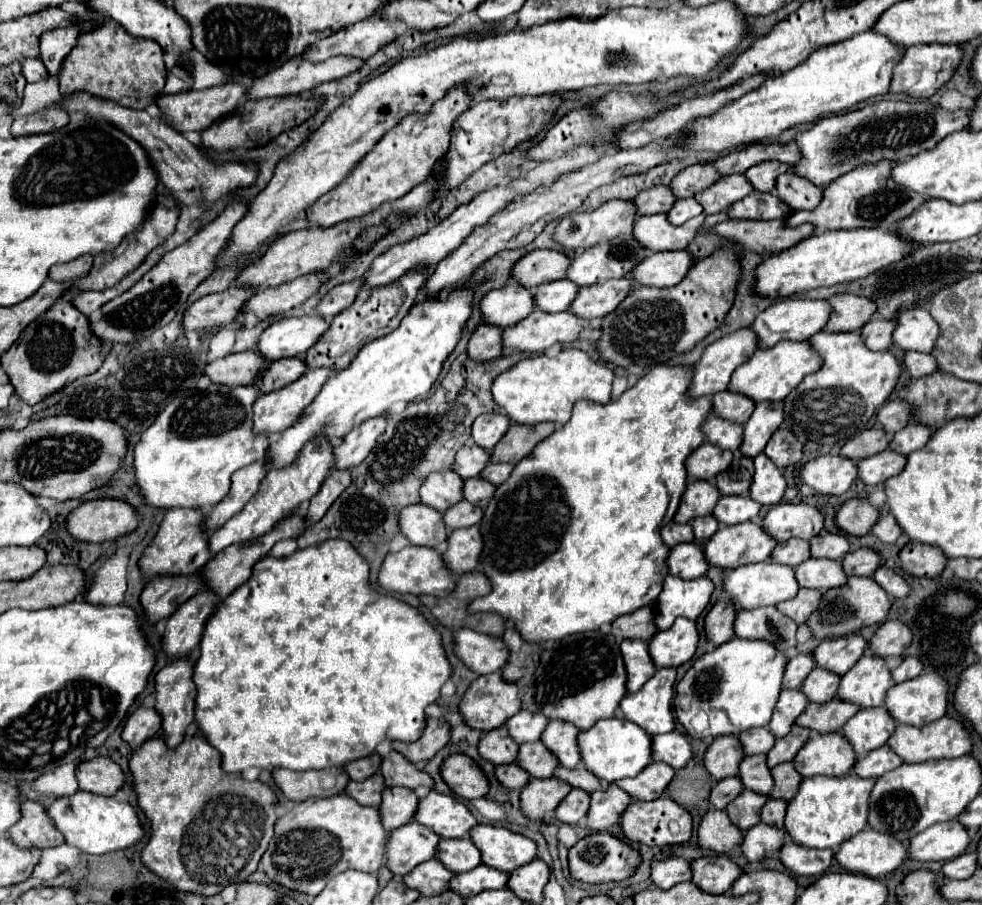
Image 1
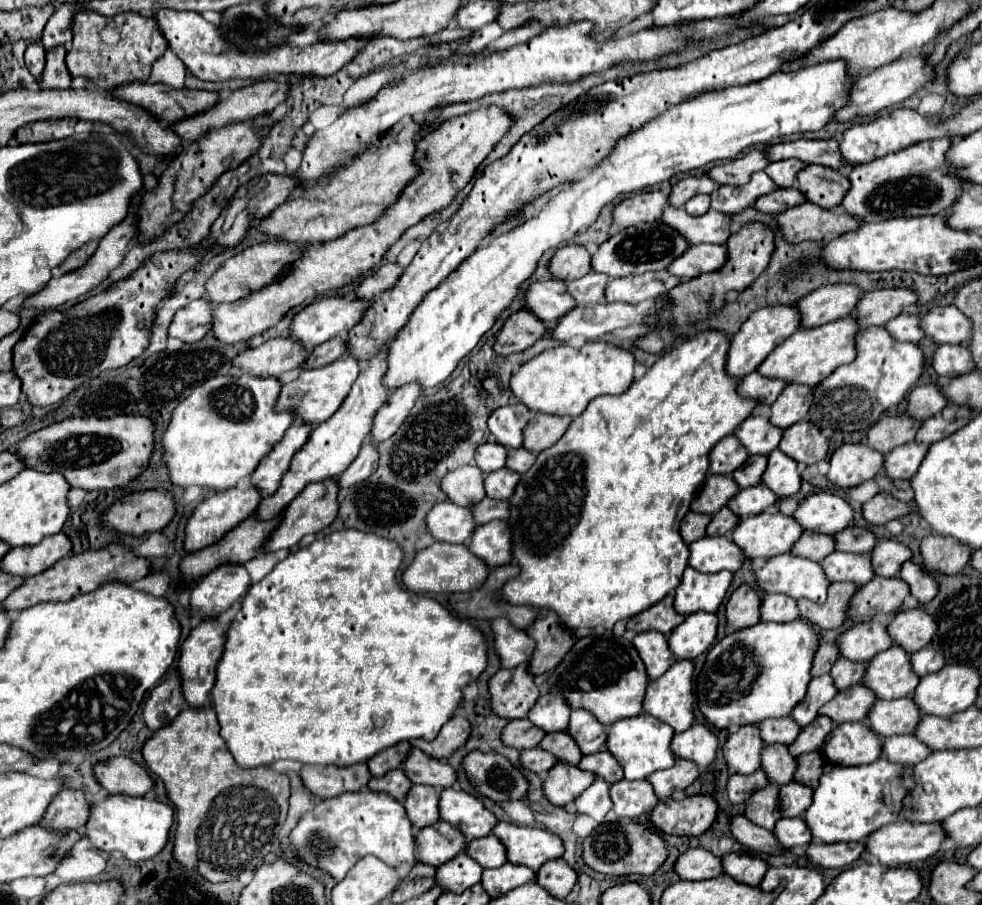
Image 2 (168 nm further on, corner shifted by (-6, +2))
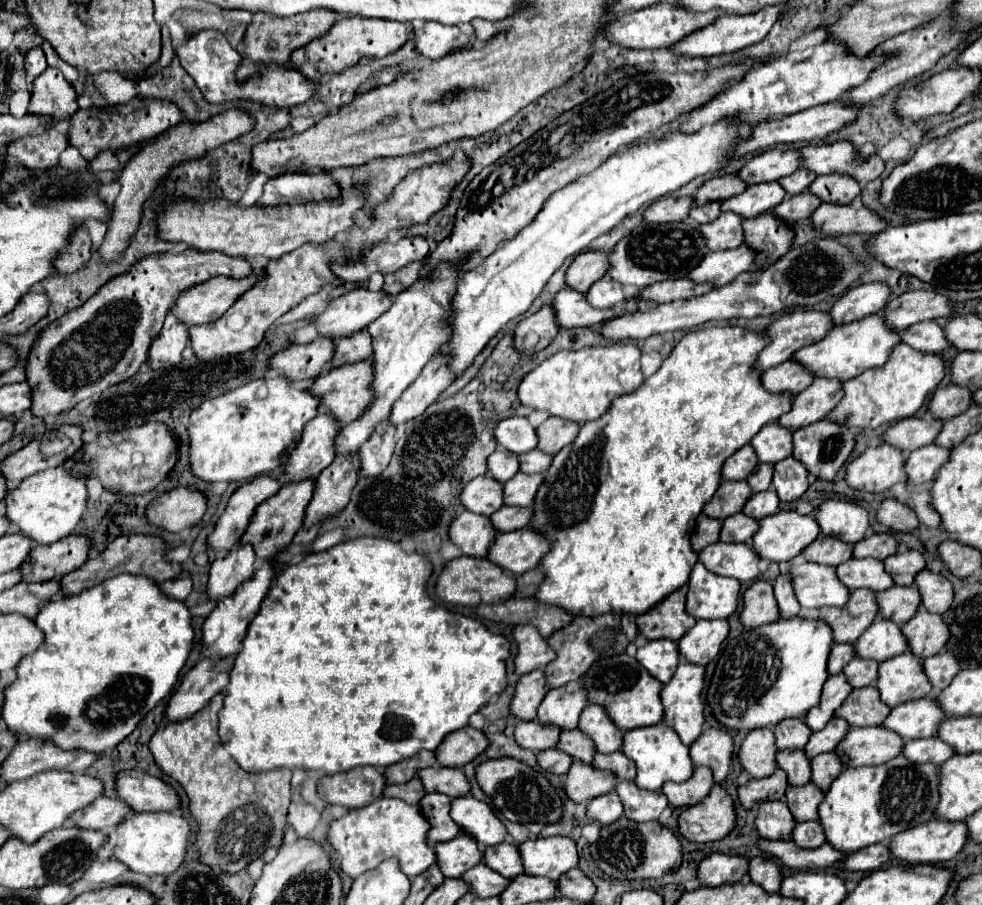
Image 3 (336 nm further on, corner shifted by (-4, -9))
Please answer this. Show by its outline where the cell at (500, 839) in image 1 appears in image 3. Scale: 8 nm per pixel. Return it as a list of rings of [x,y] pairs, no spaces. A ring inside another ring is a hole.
[[[538,837],[520,845],[520,855],[528,875],[558,879],[568,869],[578,867],[576,841],[570,837]]]

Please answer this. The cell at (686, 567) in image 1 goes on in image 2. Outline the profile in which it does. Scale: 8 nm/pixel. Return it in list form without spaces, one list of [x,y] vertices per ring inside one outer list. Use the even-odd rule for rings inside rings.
[[[706,536],[692,542],[688,548],[690,548],[688,566],[704,574],[714,574],[720,570],[736,572],[744,560],[742,550],[726,536],[714,536],[714,538]]]

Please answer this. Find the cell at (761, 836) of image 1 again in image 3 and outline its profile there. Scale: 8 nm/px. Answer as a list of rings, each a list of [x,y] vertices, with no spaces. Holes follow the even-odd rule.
[[[806,821],[806,823],[798,823],[794,829],[794,837],[796,845],[804,847],[804,849],[814,849],[824,845],[824,829],[820,829],[820,821]]]

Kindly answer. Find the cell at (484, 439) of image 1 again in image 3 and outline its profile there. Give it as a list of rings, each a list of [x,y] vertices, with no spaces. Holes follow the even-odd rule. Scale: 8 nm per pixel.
[[[524,417],[502,419],[494,429],[494,437],[500,447],[506,447],[508,451],[518,453],[518,455],[528,453],[528,451],[536,449],[536,445],[538,445],[536,429]]]

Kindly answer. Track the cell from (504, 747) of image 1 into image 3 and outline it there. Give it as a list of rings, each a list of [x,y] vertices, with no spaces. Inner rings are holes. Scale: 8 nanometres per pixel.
[[[520,721],[516,725],[516,741],[518,745],[526,747],[526,749],[534,749],[534,751],[544,751],[544,749],[552,749],[558,745],[562,729],[556,729],[554,725],[544,725],[540,721]]]

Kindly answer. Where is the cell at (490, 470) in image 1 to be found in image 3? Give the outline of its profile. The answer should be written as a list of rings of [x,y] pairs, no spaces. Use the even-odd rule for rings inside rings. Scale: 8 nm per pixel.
[[[532,449],[520,455],[520,471],[524,473],[544,473],[552,463],[552,455],[540,449]]]

